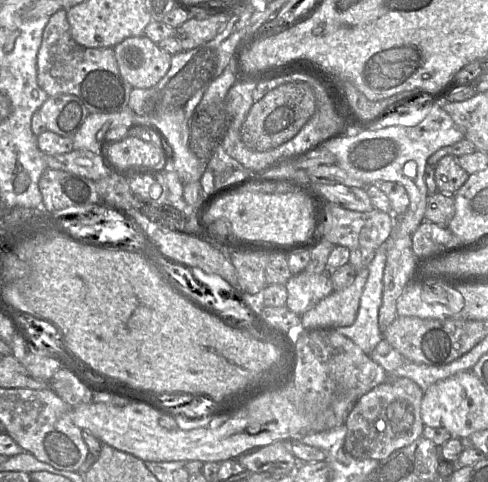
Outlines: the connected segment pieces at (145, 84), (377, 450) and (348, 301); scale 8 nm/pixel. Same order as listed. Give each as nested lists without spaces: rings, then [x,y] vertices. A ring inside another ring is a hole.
[[[145,35],[124,39],[113,47],[121,76],[135,88],[150,88],[168,72],[172,55]]]
[[[406,377],[389,379],[362,395],[350,411],[345,426],[344,451],[356,459],[382,460],[422,436],[421,402],[424,391]]]
[[[368,267],[358,271],[350,286],[333,291],[313,308],[302,314],[298,331],[352,325],[359,309],[361,294],[368,274]]]

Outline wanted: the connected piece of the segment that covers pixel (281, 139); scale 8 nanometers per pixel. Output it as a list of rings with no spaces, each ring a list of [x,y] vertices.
[[[301,81],[282,84],[251,106],[241,126],[241,139],[248,148],[255,151],[275,149],[293,139],[314,114],[315,109],[316,98],[309,84]]]

